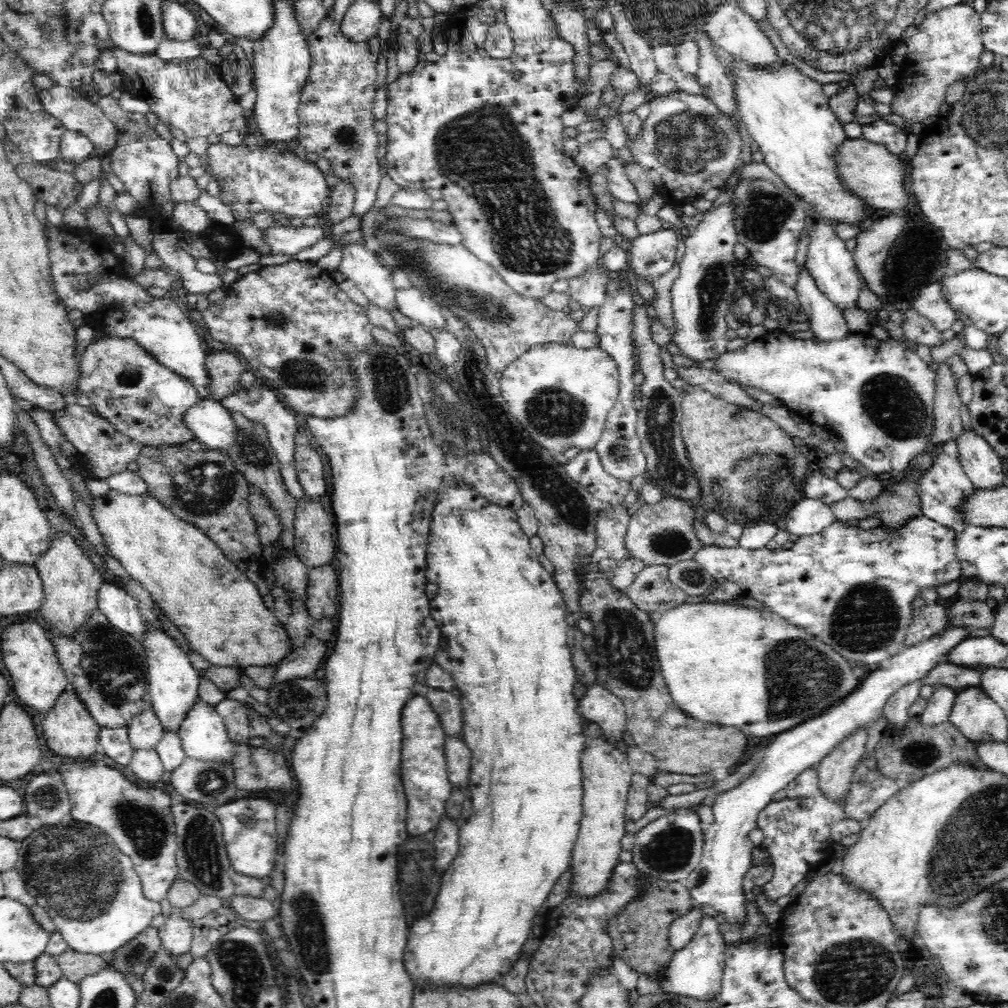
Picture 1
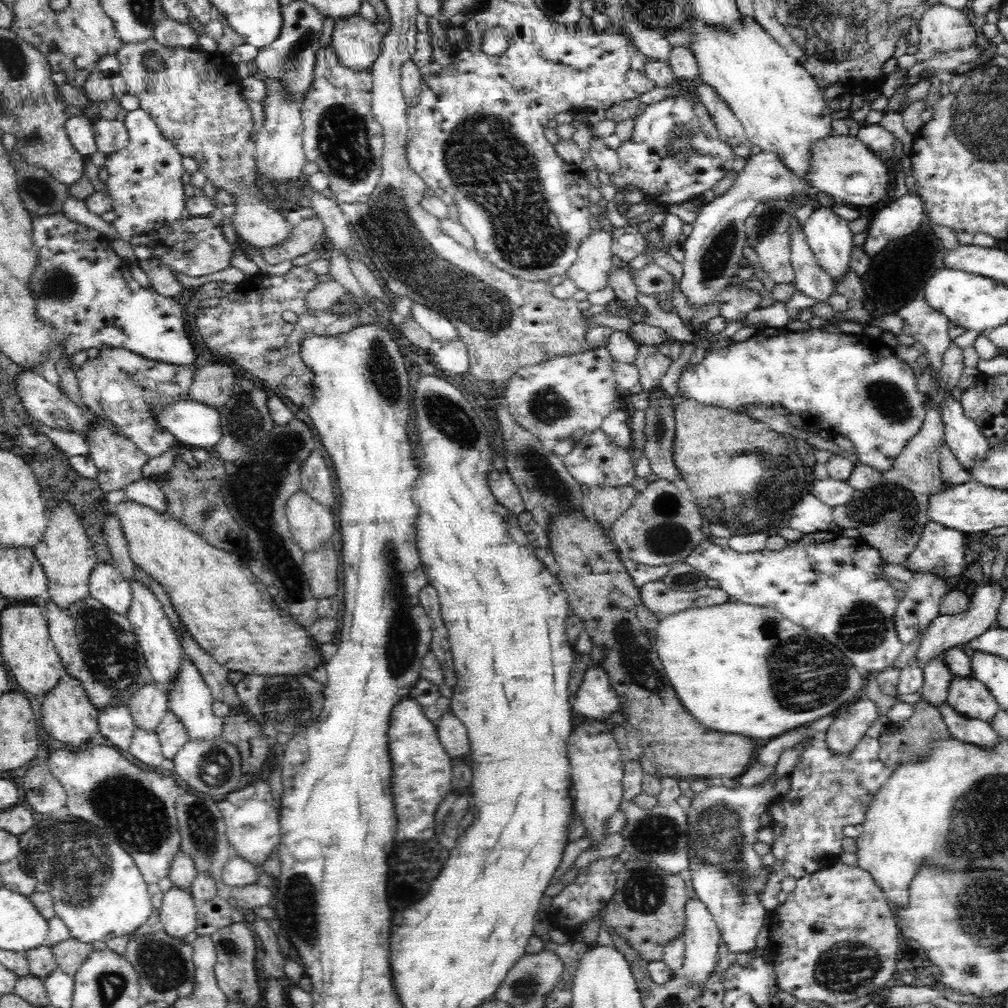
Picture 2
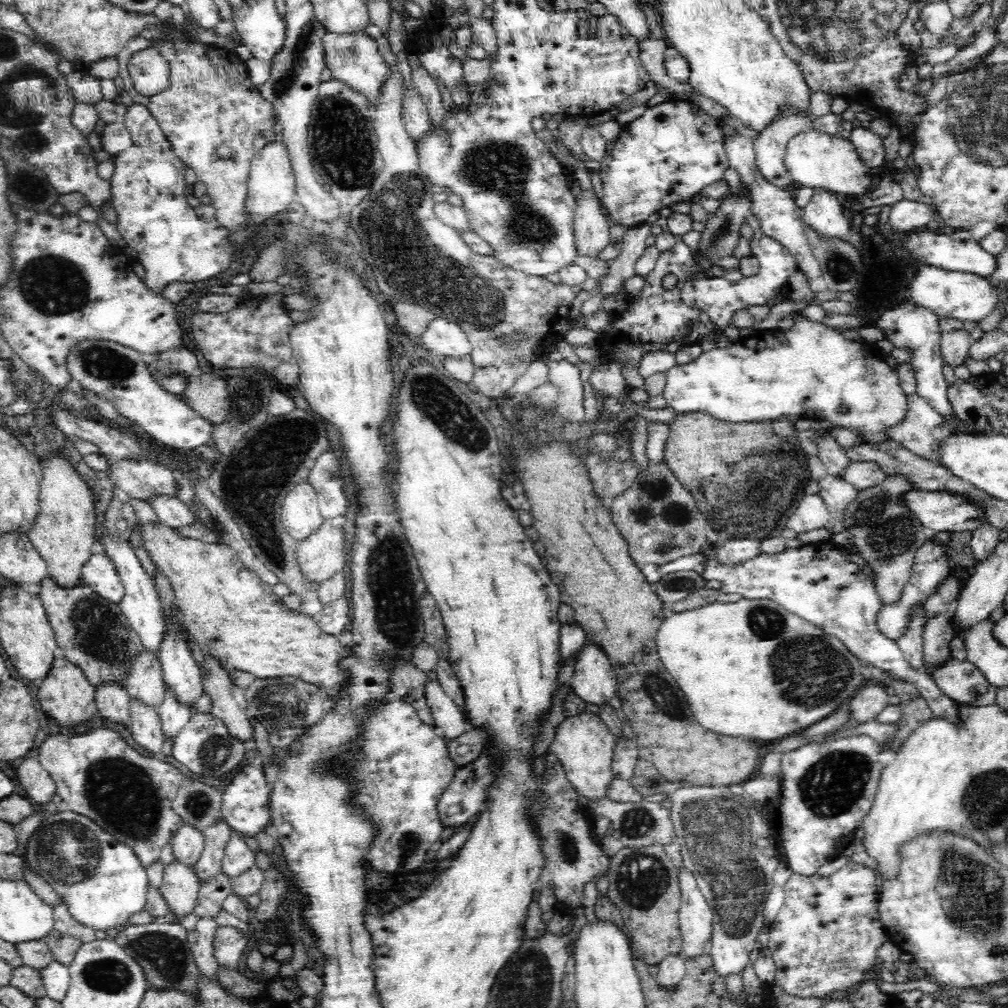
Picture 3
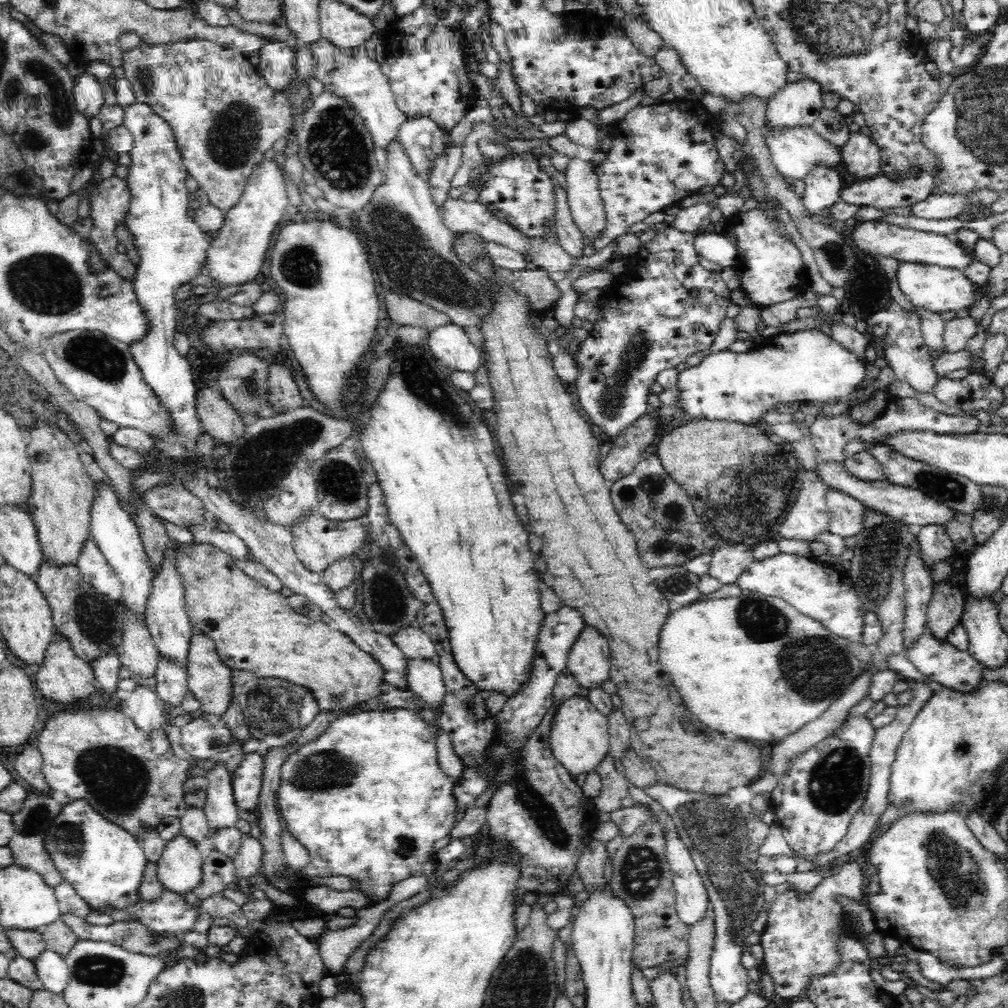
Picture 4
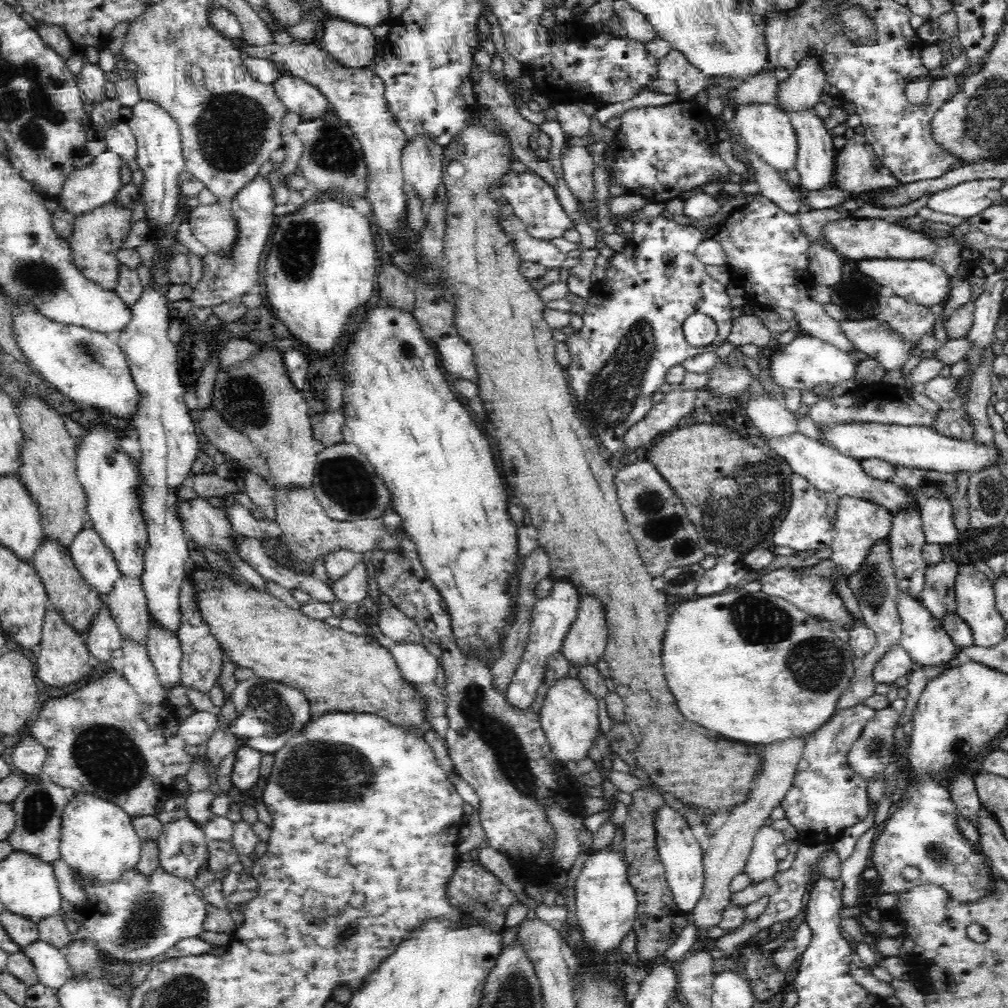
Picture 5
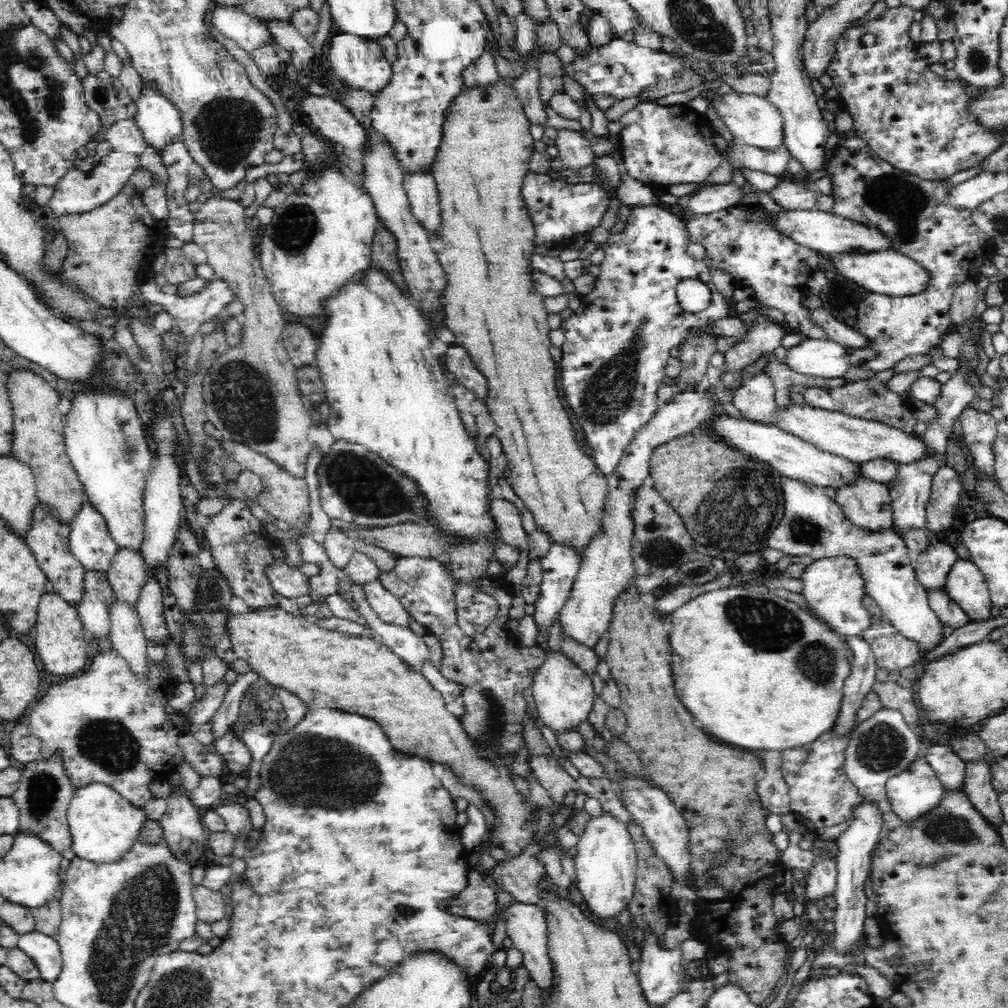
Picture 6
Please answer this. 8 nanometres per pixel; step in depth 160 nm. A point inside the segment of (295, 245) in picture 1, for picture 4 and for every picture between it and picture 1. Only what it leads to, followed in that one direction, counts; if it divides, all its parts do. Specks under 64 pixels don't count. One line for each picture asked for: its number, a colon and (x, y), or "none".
2: (194, 97)
3: (211, 112)
4: (224, 116)

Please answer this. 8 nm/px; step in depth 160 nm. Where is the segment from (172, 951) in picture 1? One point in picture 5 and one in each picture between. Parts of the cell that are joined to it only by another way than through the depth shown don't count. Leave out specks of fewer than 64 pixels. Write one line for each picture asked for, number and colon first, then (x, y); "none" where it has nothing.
2: (177, 913)
3: (180, 886)
4: (180, 868)
5: (182, 844)

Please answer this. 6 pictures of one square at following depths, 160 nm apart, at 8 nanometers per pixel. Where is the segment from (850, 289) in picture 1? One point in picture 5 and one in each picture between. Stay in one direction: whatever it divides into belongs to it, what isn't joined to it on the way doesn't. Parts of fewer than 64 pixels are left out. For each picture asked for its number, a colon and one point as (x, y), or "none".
2: (828, 235)
3: (824, 213)
4: (824, 185)
5: (815, 161)

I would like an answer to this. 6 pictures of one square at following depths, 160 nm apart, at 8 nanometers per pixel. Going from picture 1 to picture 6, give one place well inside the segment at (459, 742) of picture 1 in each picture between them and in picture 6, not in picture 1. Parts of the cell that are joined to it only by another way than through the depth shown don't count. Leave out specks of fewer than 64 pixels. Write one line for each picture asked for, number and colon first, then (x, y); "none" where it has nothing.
2: (453, 735)
3: (448, 720)
4: (425, 679)
5: (418, 667)
6: (409, 646)

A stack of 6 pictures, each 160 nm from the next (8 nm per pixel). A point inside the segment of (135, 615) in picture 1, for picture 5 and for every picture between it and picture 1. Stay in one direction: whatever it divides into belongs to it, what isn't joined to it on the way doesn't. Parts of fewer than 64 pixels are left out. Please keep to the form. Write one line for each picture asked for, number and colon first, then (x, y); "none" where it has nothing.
2: (107, 585)
3: (99, 573)
4: (92, 564)
5: (92, 557)

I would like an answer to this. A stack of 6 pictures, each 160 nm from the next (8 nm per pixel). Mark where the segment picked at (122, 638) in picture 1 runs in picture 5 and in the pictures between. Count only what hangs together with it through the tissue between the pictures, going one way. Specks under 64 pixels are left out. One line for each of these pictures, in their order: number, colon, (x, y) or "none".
2: (98, 647)
3: (93, 633)
4: (93, 623)
5: (67, 590)

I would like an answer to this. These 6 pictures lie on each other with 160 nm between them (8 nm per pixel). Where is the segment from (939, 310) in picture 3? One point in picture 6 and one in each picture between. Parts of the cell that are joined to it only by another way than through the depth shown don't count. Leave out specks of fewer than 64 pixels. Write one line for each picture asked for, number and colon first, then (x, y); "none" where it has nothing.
4: (938, 289)
5: (919, 281)
6: (888, 273)

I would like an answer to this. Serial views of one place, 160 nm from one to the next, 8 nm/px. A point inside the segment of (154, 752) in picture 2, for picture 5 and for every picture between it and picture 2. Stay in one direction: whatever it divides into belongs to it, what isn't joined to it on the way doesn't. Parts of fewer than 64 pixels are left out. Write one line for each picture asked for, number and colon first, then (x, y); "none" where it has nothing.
3: (146, 727)
4: (142, 706)
5: (140, 673)

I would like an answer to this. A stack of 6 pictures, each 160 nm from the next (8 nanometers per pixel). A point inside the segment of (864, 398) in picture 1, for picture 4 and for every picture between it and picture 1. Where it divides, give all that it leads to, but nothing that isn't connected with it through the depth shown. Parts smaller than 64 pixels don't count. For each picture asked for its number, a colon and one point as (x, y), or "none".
2: (834, 380)
3: (812, 371)
4: (808, 365)

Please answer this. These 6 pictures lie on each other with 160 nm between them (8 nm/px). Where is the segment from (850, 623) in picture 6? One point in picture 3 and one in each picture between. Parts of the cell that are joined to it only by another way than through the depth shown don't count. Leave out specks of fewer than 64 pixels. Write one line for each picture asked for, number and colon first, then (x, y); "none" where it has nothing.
3: (837, 493)
4: (847, 515)
5: (859, 524)

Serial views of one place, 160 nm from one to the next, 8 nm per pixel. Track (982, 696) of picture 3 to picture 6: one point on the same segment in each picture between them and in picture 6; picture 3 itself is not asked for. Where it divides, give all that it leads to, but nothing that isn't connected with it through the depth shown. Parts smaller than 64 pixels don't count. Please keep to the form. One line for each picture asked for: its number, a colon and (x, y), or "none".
4: (939, 661)
5: (923, 637)
6: (814, 525)

